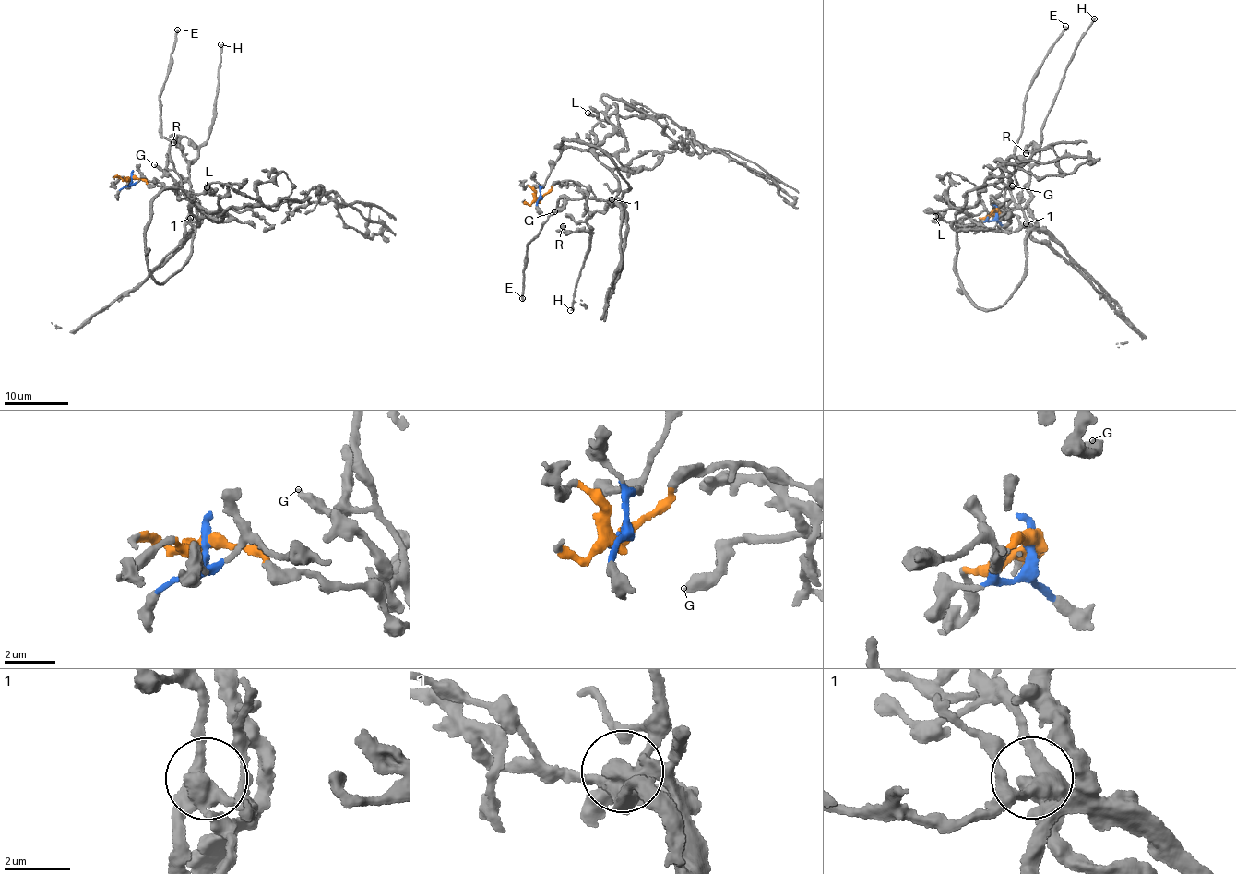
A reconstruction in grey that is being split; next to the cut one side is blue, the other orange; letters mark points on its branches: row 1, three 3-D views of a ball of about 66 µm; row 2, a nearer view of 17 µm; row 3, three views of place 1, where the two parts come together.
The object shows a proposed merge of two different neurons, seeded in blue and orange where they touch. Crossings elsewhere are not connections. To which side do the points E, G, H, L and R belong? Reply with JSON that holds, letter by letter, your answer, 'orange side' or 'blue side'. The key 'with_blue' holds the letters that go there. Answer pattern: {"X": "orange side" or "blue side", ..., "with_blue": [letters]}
{"E": "orange side", "G": "orange side", "H": "blue side", "L": "orange side", "R": "blue side", "with_blue": ["H", "R"]}

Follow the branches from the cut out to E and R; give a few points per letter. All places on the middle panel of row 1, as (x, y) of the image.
E: (538, 199), (557, 184), (569, 180), (588, 186), (594, 196), (560, 199), (529, 239), (523, 261), (522, 298)
R: (538, 199), (564, 140), (576, 137), (614, 160), (629, 185), (623, 202), (590, 215), (588, 231), (563, 226)

